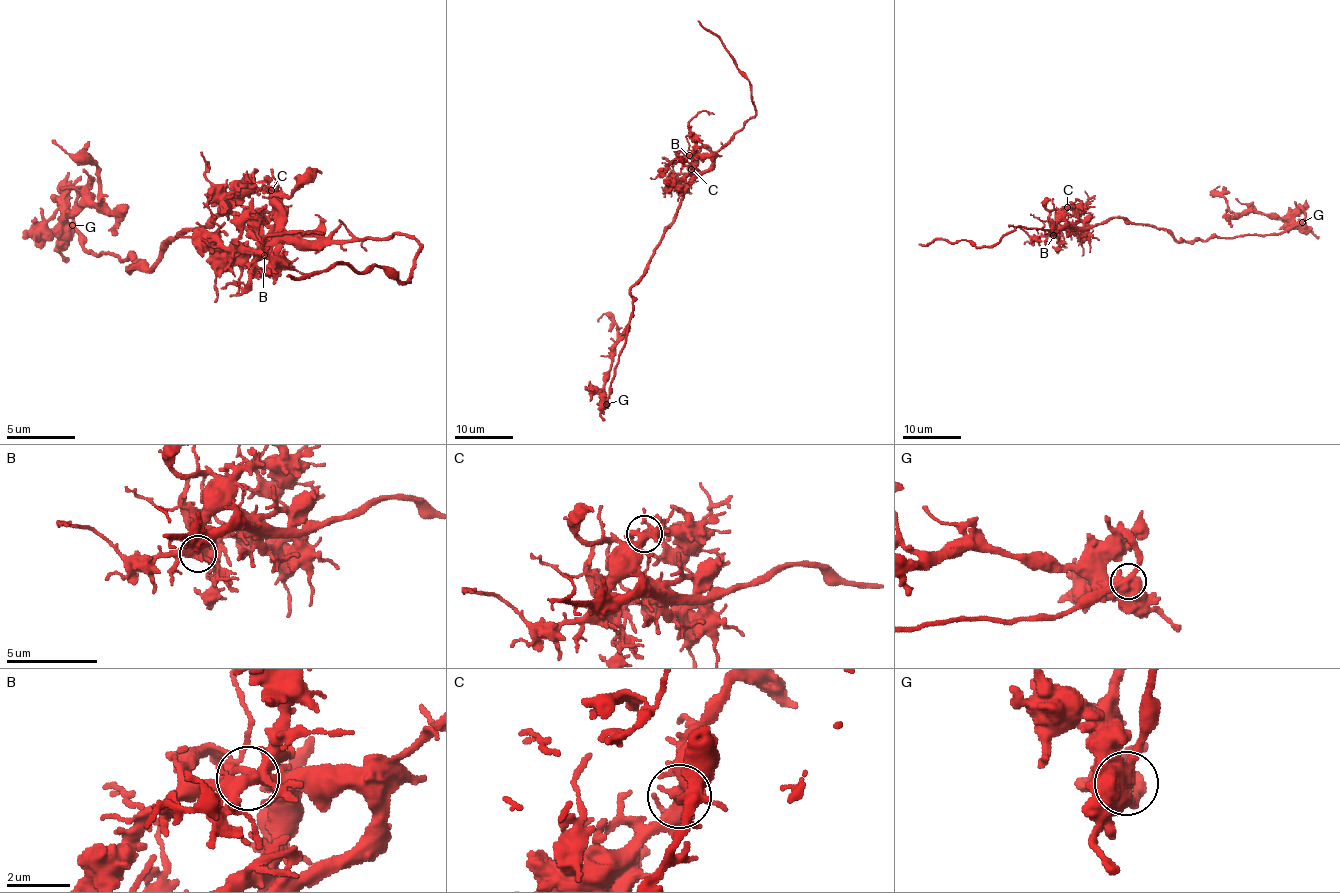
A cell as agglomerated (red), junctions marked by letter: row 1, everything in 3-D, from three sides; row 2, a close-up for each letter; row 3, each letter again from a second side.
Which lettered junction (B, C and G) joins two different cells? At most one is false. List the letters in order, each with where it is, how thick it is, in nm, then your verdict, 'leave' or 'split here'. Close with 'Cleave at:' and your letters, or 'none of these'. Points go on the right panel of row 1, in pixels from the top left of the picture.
B: (1053, 235) | 420 nm | leave
C: (1067, 207) | 440 nm | leave
G: (1302, 222) | 550 nm | leave
Cleave at: none of these

